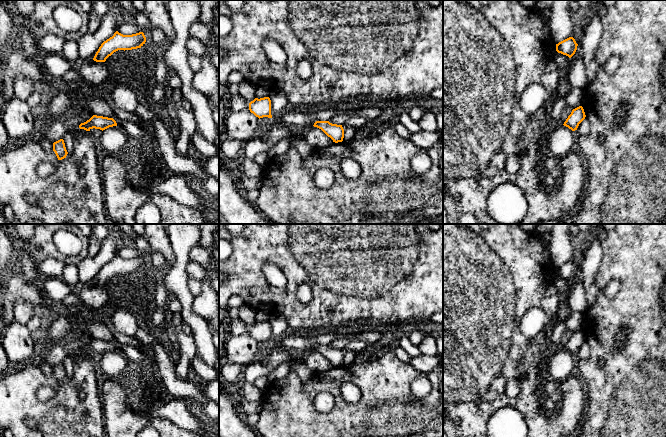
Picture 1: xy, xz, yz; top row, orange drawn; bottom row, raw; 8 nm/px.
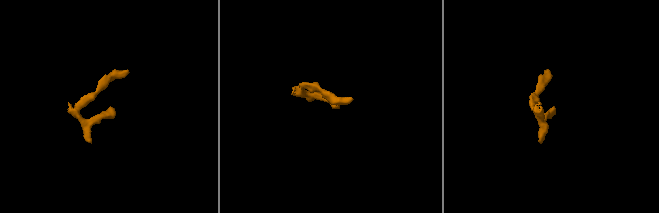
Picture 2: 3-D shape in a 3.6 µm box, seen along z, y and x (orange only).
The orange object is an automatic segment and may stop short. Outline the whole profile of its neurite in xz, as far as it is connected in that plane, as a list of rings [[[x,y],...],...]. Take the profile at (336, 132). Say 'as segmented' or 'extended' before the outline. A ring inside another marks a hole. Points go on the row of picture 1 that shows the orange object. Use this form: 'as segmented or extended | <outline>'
extended | [[[316,121],[313,126],[321,129],[335,143],[352,141],[358,130],[354,127],[344,129],[342,125],[332,124],[329,121]]]

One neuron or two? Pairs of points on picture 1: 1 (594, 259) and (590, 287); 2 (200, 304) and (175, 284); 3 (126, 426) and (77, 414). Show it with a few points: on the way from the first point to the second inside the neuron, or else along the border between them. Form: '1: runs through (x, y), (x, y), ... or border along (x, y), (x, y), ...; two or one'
1: runs through (590, 266), (590, 280); one
2: border along (194, 297), (192, 309), (205, 320); two
3: border along (101, 401), (102, 422), (105, 426); two

